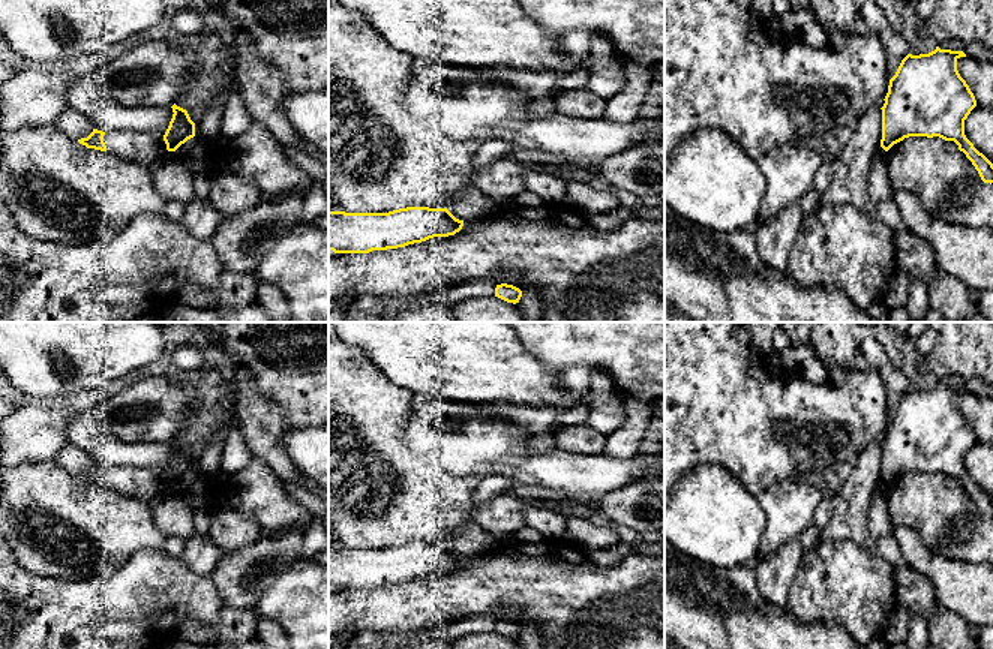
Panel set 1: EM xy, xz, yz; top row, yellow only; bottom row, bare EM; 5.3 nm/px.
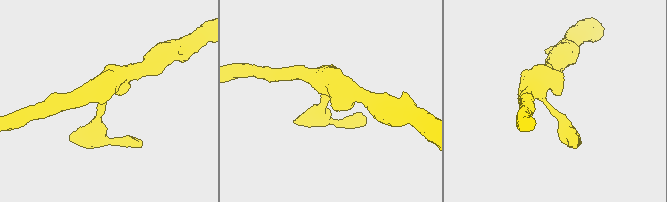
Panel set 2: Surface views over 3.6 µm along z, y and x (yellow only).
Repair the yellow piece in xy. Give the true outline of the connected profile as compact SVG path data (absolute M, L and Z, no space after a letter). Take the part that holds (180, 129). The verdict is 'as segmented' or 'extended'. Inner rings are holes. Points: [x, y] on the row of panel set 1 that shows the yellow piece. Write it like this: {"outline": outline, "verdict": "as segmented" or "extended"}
{"outline": "M176 103L171 108L174 114L164 135L164 141L168 151L176 151L182 144L195 136L195 123L186 109Z", "verdict": "as segmented"}

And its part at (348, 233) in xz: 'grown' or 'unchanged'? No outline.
unchanged

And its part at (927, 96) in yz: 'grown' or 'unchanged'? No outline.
unchanged

